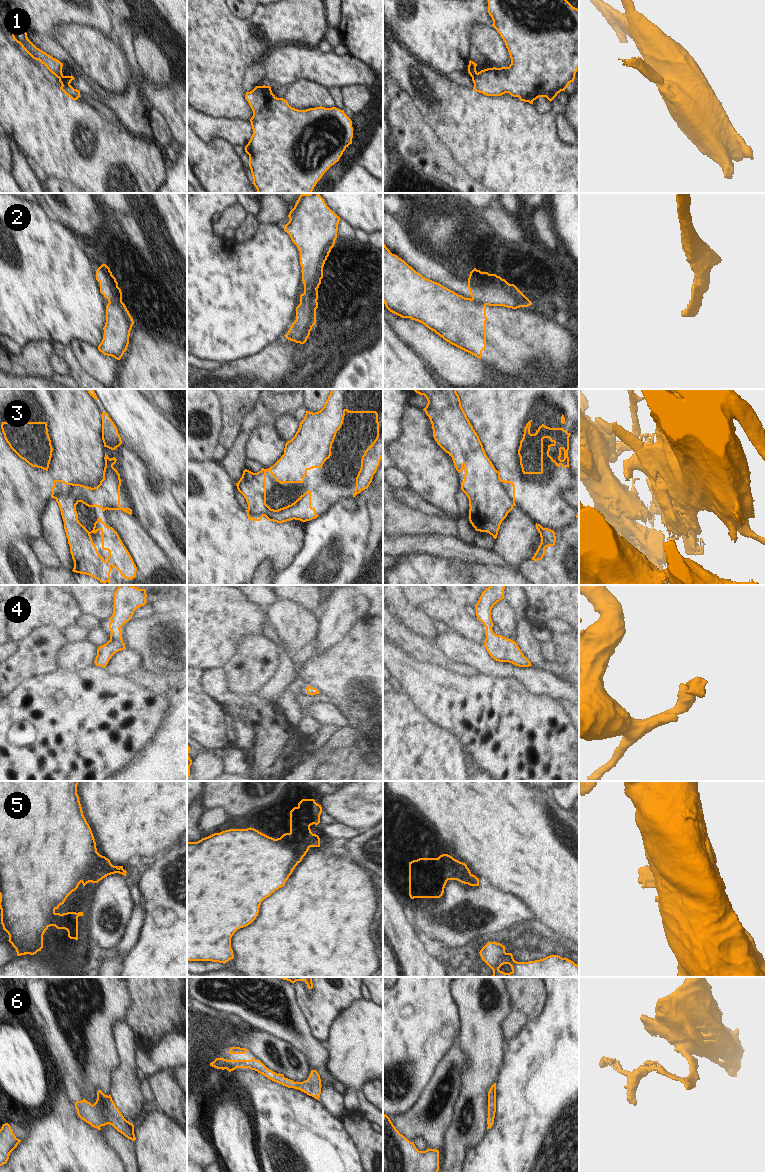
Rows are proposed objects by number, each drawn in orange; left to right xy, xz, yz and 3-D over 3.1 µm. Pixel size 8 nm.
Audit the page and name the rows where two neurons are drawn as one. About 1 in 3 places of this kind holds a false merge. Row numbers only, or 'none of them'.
1, 2, 3, 5

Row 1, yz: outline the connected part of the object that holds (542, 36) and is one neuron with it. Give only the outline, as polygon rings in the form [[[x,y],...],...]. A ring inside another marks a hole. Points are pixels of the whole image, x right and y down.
[[[488,0],[488,13],[493,20],[492,26],[505,42],[511,64],[478,72],[472,78],[476,92],[486,96],[509,93],[530,104],[539,97],[546,97],[551,102],[574,81],[579,68],[579,10],[567,0]]]

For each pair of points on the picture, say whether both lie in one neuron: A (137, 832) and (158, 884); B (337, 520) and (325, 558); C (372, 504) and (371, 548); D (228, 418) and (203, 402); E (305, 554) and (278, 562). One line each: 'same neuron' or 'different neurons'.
A: different neurons
B: same neuron
C: same neuron
D: different neurons
E: different neurons

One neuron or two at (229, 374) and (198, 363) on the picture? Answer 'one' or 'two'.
two

